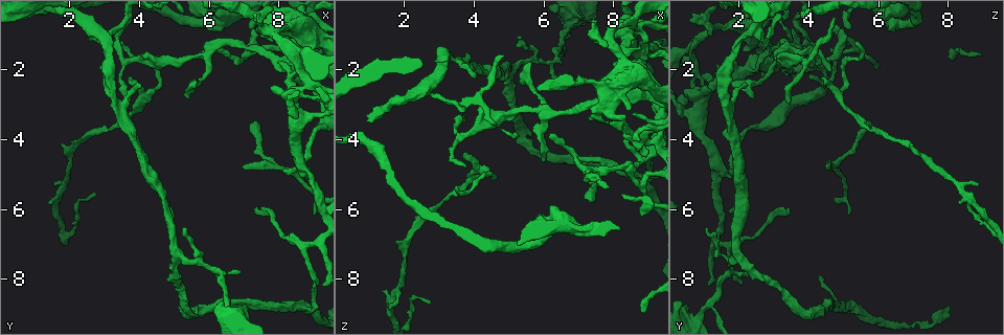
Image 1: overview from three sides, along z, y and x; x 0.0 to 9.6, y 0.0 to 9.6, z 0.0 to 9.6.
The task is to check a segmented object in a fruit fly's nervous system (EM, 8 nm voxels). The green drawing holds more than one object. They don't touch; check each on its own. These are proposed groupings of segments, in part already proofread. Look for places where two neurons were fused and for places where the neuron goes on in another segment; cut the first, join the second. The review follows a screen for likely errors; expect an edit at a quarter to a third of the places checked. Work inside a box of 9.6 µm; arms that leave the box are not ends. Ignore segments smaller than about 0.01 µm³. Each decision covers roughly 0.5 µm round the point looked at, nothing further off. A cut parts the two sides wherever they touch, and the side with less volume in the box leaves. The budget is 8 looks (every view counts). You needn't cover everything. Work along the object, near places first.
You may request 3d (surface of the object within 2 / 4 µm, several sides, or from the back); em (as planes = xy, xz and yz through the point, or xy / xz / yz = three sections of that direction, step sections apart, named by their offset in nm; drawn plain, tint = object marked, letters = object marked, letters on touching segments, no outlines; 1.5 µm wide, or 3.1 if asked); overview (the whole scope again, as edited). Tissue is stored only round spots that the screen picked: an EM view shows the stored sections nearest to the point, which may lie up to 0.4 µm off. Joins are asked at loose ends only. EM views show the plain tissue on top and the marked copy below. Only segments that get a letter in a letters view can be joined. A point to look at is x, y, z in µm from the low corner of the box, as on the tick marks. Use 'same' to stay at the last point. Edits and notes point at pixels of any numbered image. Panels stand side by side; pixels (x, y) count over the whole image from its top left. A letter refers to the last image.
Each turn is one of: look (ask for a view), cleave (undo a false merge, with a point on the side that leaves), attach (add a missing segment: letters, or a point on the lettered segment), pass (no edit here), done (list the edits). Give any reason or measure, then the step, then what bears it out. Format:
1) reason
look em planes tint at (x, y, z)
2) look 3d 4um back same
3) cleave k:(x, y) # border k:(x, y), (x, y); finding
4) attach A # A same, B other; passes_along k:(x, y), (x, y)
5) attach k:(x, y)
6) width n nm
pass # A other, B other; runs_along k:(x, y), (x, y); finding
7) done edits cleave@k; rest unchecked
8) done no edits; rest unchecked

tapers out
look em xz step 8 letters at (2.75, 5.55, 8.75)

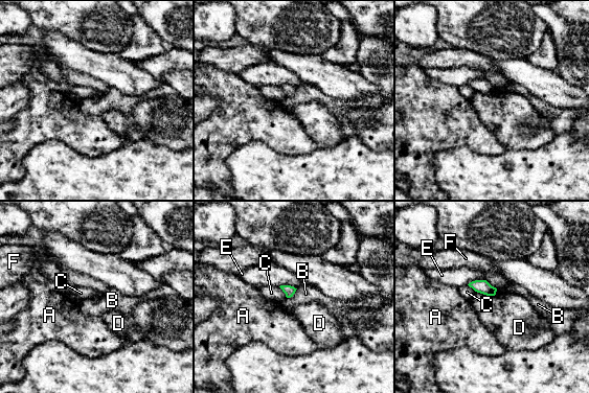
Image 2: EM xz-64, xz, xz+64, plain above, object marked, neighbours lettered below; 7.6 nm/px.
longest_contact E 150 nm
pass # A other, B other, C other, D other, E other, F other; none of them fits

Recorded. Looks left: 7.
look em planes tint at (4.05, 2.45, 2.20)

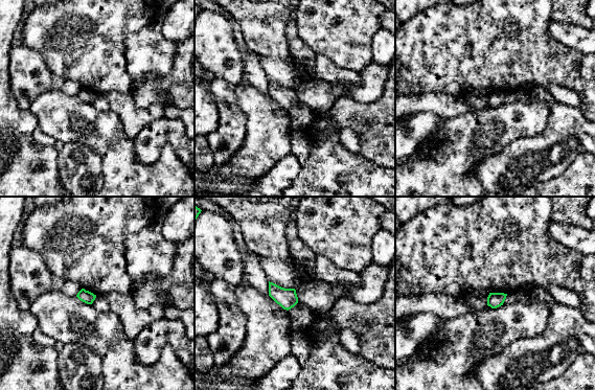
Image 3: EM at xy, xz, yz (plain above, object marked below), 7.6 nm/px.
look em planes letters same

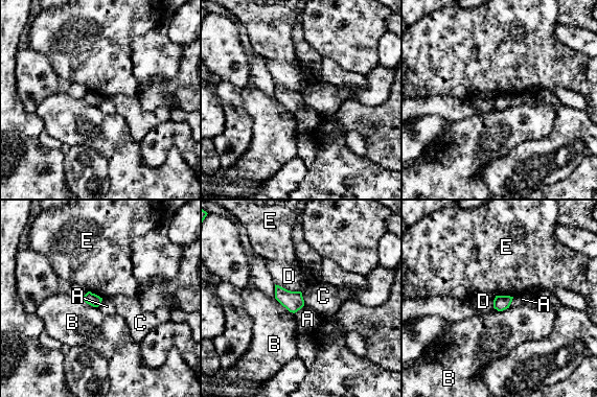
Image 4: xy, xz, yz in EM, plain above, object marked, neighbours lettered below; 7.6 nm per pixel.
width 90 nm
pass # A other, B other, C other, D other, E other; border 4:(513, 297), (508, 307); none of them fits

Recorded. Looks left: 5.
an open end
look 3d 4um at (5.25, 6.50, 1.10)

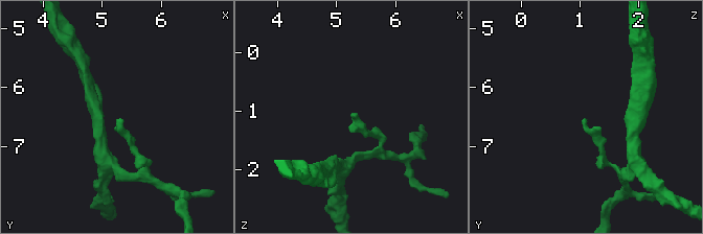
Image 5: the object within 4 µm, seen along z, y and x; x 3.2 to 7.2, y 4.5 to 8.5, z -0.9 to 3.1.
need the tissue
look em xz step 8 tint at (5.30, 6.50, 1.10)

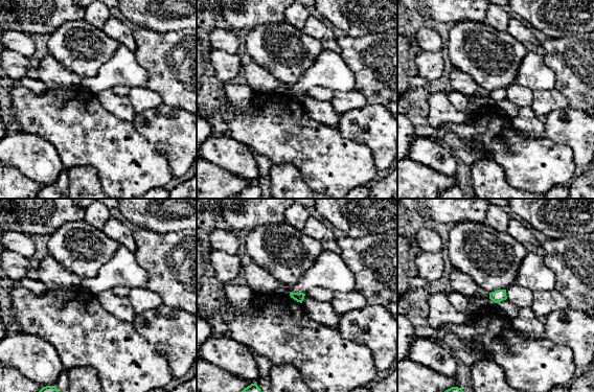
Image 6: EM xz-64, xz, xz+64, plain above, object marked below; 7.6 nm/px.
cut it another way
look em planes letters same

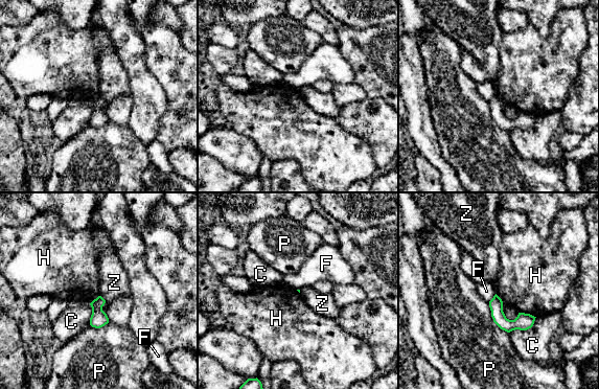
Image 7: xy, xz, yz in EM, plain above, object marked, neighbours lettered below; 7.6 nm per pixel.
pass # C other, F other, H other, P other, Z other; no lettered segment goes on from it

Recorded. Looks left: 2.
done no edits; rest unchecked

